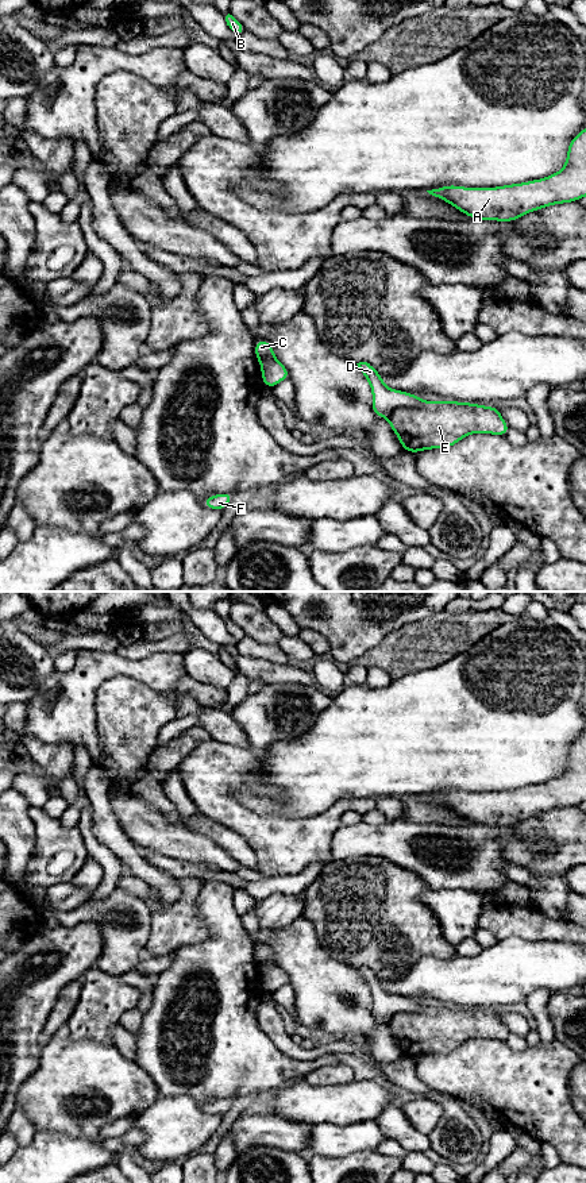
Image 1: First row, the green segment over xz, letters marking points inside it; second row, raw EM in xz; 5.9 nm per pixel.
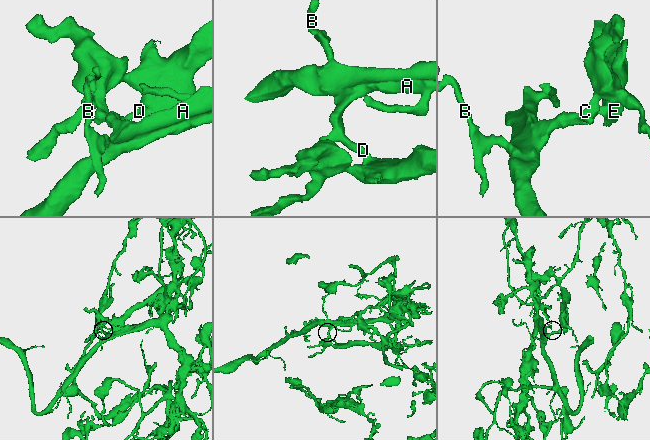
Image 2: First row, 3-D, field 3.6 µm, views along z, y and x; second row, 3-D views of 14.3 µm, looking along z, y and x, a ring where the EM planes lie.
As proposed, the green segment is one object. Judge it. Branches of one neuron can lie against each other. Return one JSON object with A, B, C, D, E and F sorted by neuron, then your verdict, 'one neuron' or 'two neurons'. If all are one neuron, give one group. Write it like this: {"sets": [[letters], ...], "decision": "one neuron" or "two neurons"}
{"sets": [["A", "B", "C", "D"], ["E", "F"]], "decision": "two neurons"}

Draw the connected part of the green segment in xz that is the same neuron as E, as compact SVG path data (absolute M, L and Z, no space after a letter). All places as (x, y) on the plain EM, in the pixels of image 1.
M450 1005L425 1006L421 1011L401 1011L388 1022L404 1056L450 1053L470 1039L506 1041L508 1028L496 1011Z

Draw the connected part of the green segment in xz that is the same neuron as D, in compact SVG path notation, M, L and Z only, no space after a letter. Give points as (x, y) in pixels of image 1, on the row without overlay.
M367 967L356 968L362 979L370 989L373 997L373 1017L377 1022L389 1022L390 1018L401 1011L421 1011L425 1006L413 998L393 995L385 990L381 979Z

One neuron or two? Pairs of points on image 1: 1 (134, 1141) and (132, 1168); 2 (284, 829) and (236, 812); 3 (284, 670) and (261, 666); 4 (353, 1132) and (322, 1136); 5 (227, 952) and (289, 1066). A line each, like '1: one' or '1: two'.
1: one
2: one
3: one
4: one
5: one

